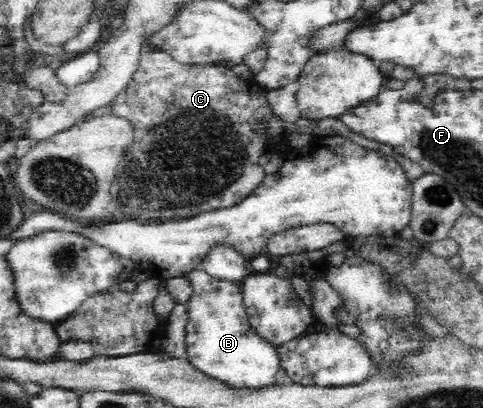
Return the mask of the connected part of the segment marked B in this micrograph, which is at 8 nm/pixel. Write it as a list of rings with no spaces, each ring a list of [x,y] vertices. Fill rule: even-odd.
[[[201,267],[192,269],[186,277],[193,281],[195,288],[195,295],[188,301],[190,321],[188,321],[185,338],[188,361],[200,368],[200,371],[224,380],[234,387],[266,387],[276,383],[276,375],[281,365],[280,354],[276,350],[276,345],[252,328],[248,314],[245,312],[242,284],[213,277]]]

